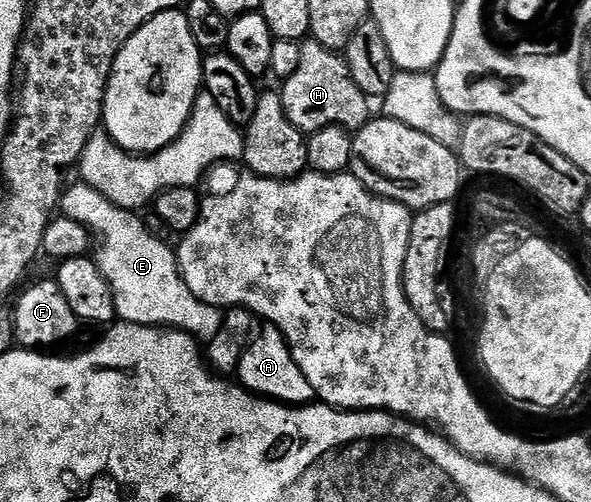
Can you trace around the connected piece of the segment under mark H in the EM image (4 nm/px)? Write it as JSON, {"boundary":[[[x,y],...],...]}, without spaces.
{"boundary":[[[306,40],[301,43],[300,68],[296,68],[296,72],[292,72],[292,76],[288,76],[281,83],[281,86],[282,103],[288,120],[292,120],[295,128],[301,130],[307,136],[329,126],[340,126],[343,130],[356,132],[365,122],[369,122],[371,119],[366,94],[360,92],[360,88],[356,88],[356,80],[352,80],[345,57],[341,53],[324,48],[324,44],[319,42]]]}

